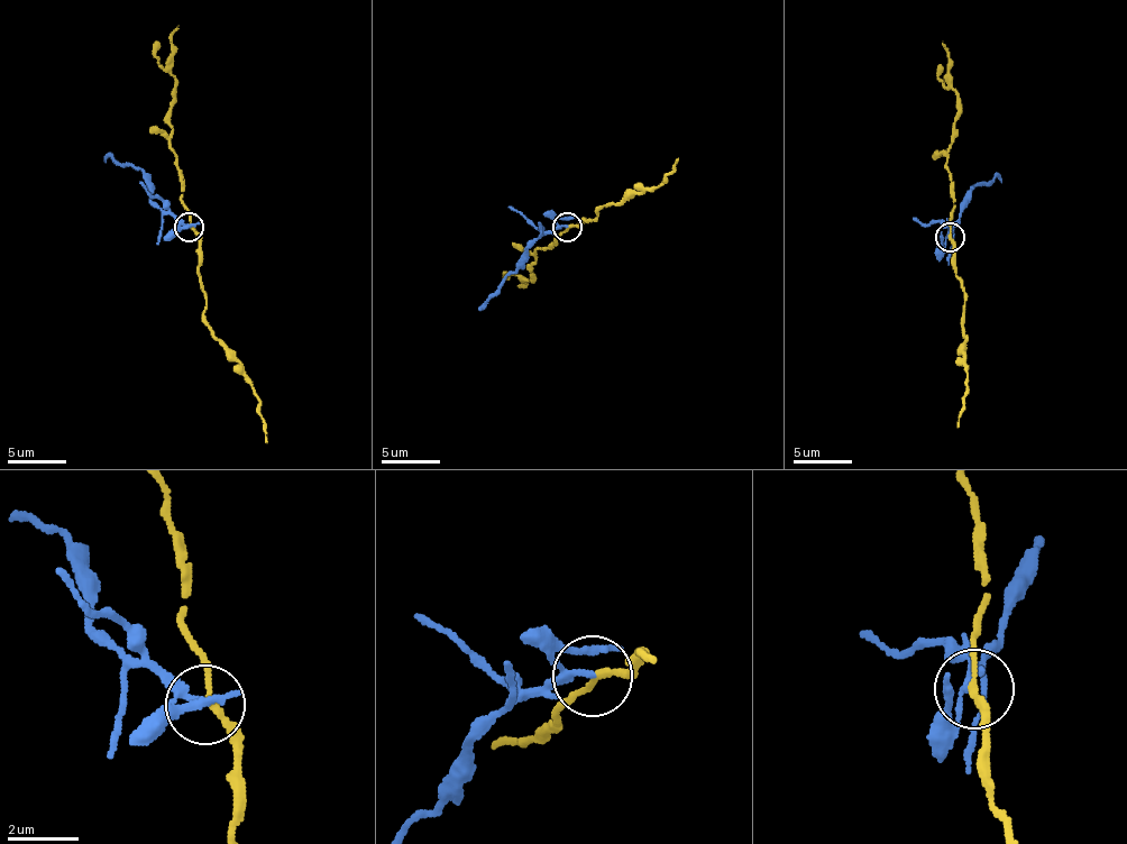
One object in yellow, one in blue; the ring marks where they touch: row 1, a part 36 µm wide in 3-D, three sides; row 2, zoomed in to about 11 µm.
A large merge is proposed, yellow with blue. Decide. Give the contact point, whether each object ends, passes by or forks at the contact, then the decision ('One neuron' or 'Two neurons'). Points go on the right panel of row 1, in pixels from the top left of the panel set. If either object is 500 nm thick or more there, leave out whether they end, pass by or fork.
Place: (950, 237). At the ring yellow passes by. At the ring blue passes by. Two neurons

